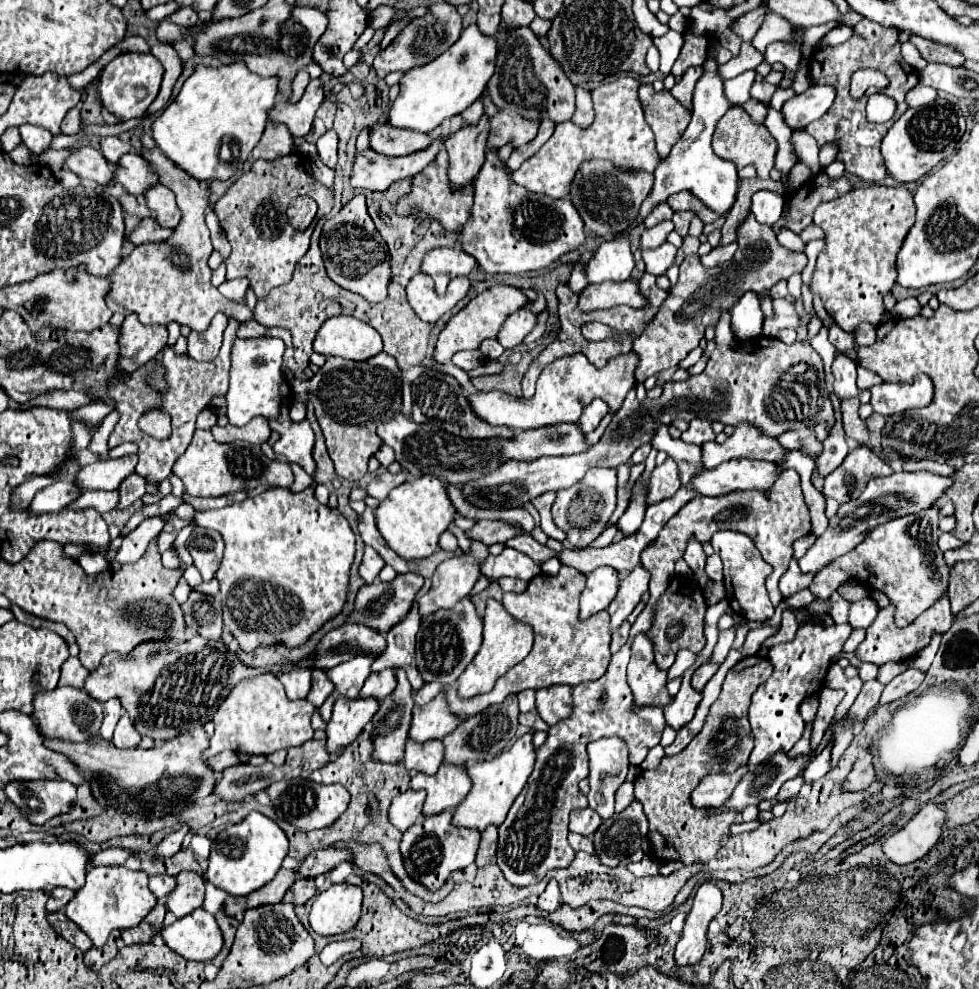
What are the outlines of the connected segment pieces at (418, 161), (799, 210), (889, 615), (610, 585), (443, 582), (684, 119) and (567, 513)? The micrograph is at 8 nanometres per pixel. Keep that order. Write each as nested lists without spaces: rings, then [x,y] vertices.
[[[436,139],[428,149],[420,153],[394,157],[394,159],[380,159],[380,155],[372,149],[364,153],[356,153],[354,167],[352,167],[352,187],[356,189],[370,189],[370,191],[386,191],[394,181],[404,177],[414,177],[420,173],[444,147],[446,139]]]
[[[820,171],[804,187],[800,187],[798,191],[794,191],[788,197],[788,201],[790,201],[788,219],[782,217],[778,223],[774,223],[774,231],[778,233],[778,229],[782,225],[788,225],[792,231],[800,233],[806,225],[812,223],[812,213],[816,211],[816,205],[836,199],[836,197],[842,197],[850,189],[852,189],[852,185],[846,177],[832,181],[832,179],[828,179],[828,175],[824,171]]]
[[[944,593],[944,597],[940,597],[940,601],[936,601],[936,605],[932,605],[932,609],[926,609],[924,613],[920,613],[920,617],[916,617],[916,621],[912,621],[906,627],[898,627],[894,623],[894,609],[896,609],[894,605],[888,605],[884,609],[880,609],[878,617],[874,619],[874,623],[866,629],[866,639],[856,649],[856,657],[860,661],[882,665],[886,661],[910,659],[910,657],[914,657],[920,649],[924,649],[930,643],[930,635],[934,631],[946,633],[950,629],[950,625],[952,625],[952,611],[950,611],[948,593]]]
[[[608,567],[594,569],[588,575],[586,589],[580,595],[580,619],[586,619],[606,609],[612,597],[616,597],[618,585],[620,585],[620,577],[616,569],[608,569]]]
[[[472,541],[468,553],[462,553],[440,563],[434,571],[430,591],[418,601],[420,615],[428,615],[438,609],[450,609],[460,599],[468,597],[476,581],[482,577],[480,565],[488,557],[490,547],[486,547],[480,541]]]
[[[652,85],[640,87],[640,101],[644,105],[646,121],[656,135],[656,151],[664,159],[688,127],[692,111],[674,99],[670,91],[656,93]]]
[[[596,469],[586,473],[586,477],[570,487],[556,493],[552,505],[552,519],[558,529],[566,533],[566,539],[576,547],[588,547],[608,525],[616,509],[616,471],[614,469]]]

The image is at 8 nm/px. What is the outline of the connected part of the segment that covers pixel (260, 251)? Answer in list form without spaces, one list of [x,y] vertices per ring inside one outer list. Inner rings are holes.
[[[290,153],[274,161],[254,161],[248,173],[238,177],[222,199],[214,205],[220,225],[232,245],[232,253],[226,259],[228,279],[248,277],[258,299],[266,297],[270,289],[284,285],[292,279],[296,263],[306,255],[310,247],[310,235],[314,229],[296,231],[288,219],[286,209],[298,195],[308,195],[318,203],[318,215],[324,217],[334,205],[332,189],[316,183],[310,177],[310,159]]]

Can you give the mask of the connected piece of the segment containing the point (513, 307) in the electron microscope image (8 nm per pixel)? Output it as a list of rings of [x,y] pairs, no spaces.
[[[494,285],[482,293],[478,293],[462,311],[458,311],[444,327],[444,331],[438,337],[434,359],[438,363],[448,363],[456,351],[464,349],[478,349],[484,339],[496,339],[498,331],[502,329],[504,321],[520,311],[524,305],[528,305],[528,297],[524,295],[522,289],[512,287],[512,285]]]

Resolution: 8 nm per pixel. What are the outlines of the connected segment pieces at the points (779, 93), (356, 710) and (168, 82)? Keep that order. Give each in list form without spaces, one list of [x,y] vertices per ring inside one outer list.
[[[776,89],[776,93],[772,95],[772,107],[774,109],[782,109],[782,103],[786,101],[786,99],[790,99],[794,95],[794,89]]]
[[[338,697],[332,719],[326,727],[328,751],[338,753],[342,747],[350,745],[378,711],[378,707],[380,701],[372,701],[372,697],[356,697],[352,701],[348,701],[348,697]]]
[[[158,43],[158,45],[152,47],[152,55],[158,57],[158,61],[162,63],[164,79],[162,79],[162,89],[160,89],[156,101],[150,105],[150,109],[146,113],[156,113],[156,111],[160,111],[160,109],[164,109],[168,105],[172,89],[174,89],[178,77],[182,75],[182,61],[180,61],[180,57],[178,57],[178,53],[174,51],[172,45]]]

